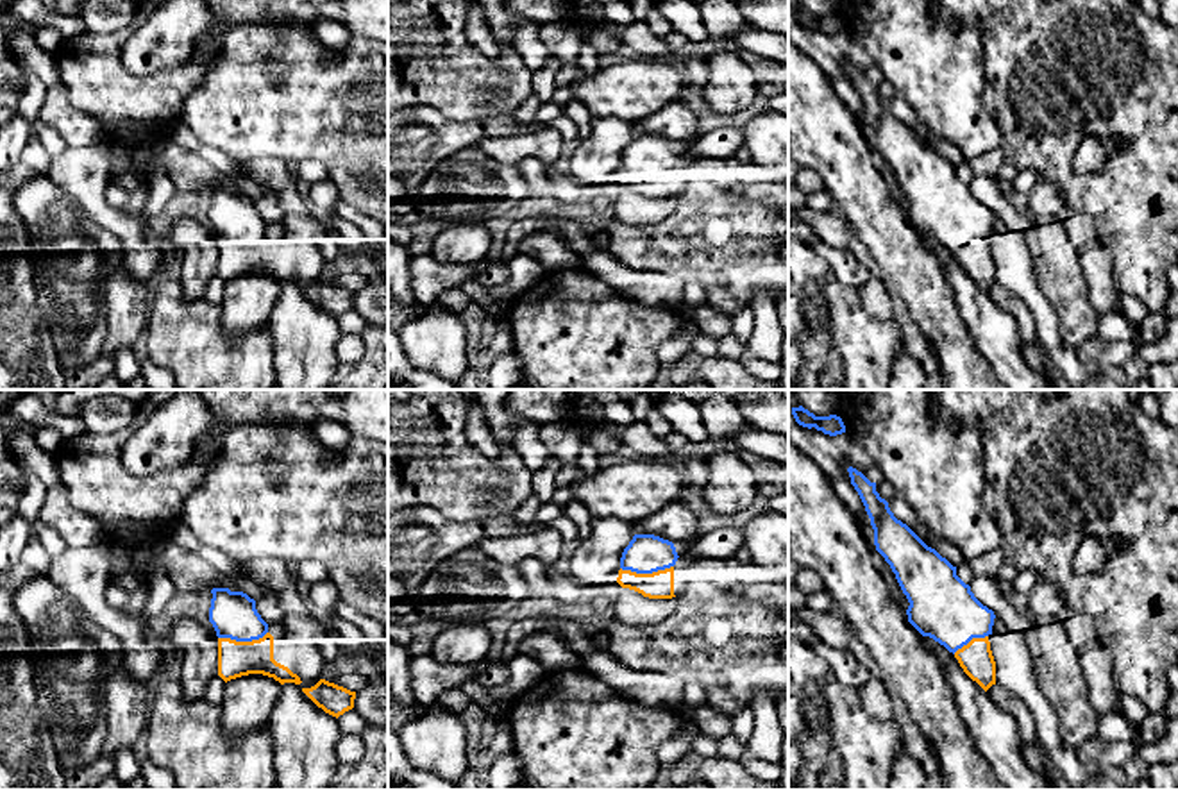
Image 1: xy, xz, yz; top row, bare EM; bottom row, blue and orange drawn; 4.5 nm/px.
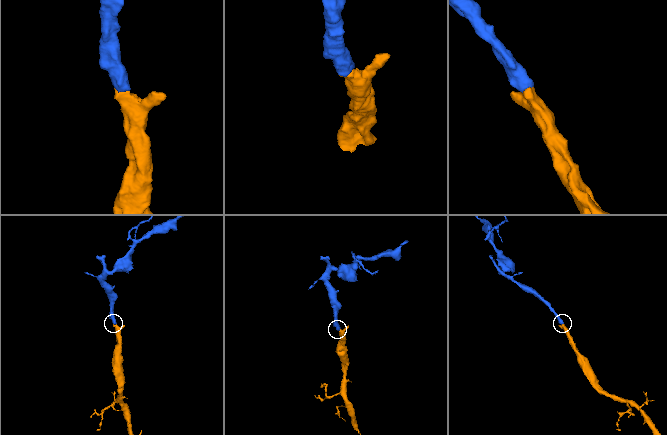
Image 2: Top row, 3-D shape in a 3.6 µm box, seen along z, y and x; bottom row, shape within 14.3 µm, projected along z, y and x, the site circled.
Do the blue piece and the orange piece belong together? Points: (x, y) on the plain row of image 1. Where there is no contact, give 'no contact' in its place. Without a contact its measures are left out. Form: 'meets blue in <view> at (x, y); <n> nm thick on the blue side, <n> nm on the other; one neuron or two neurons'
meets blue in xz at (646, 172); 180 nm thick on the blue side, 130 nm on the other; one neuron

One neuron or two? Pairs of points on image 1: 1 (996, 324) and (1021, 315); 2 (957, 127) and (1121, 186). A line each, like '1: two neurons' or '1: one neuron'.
1: two neurons
2: two neurons

